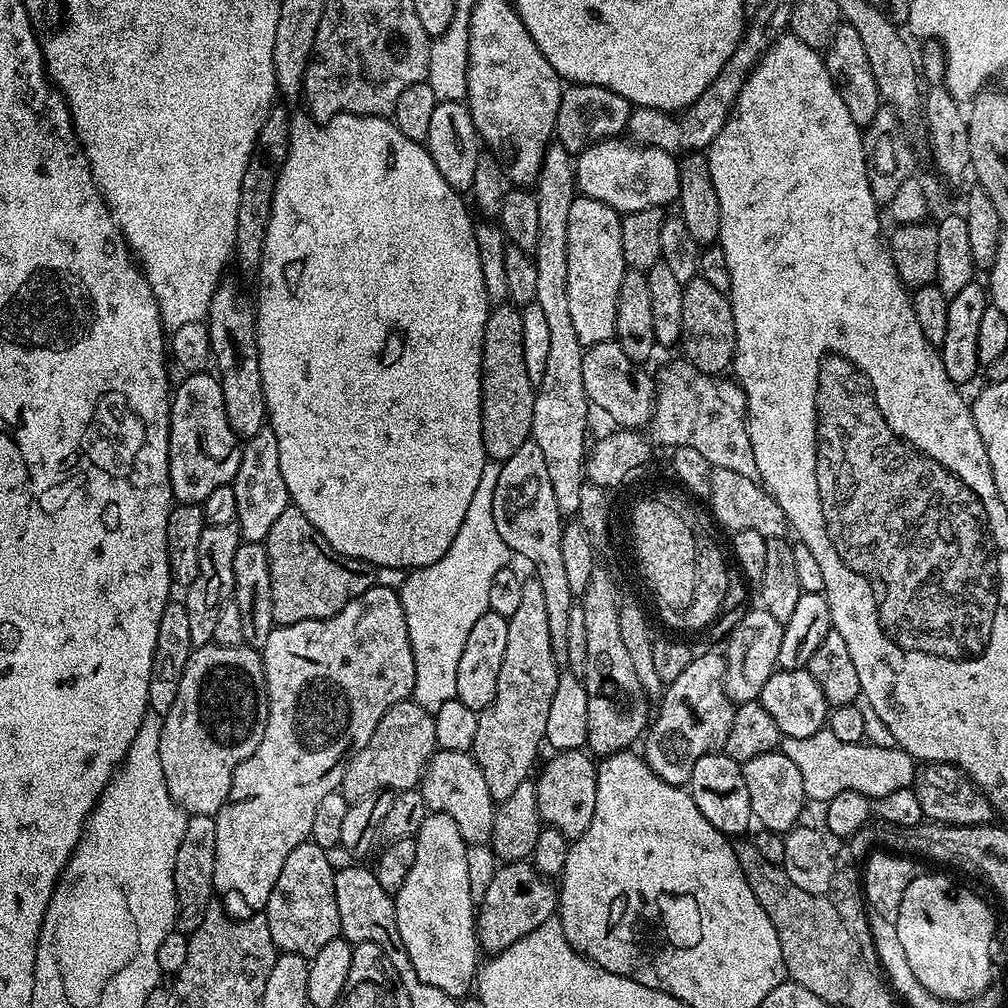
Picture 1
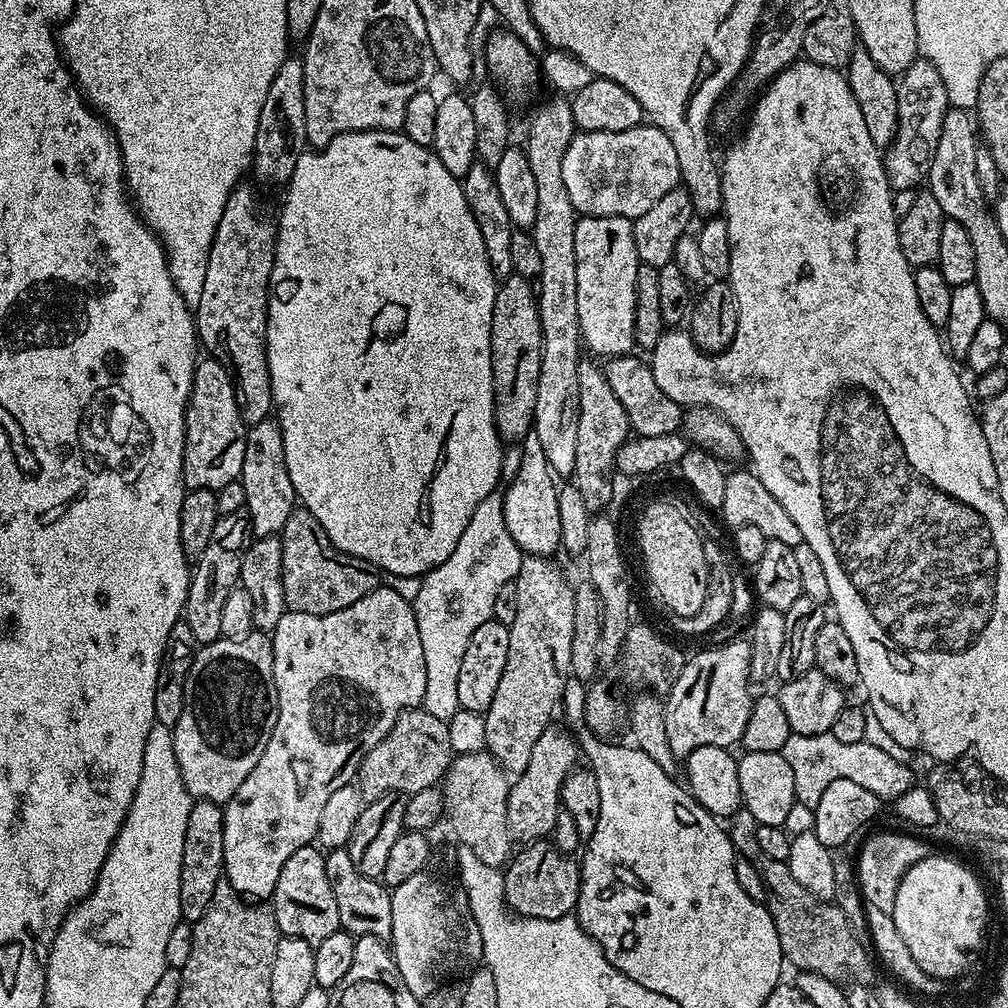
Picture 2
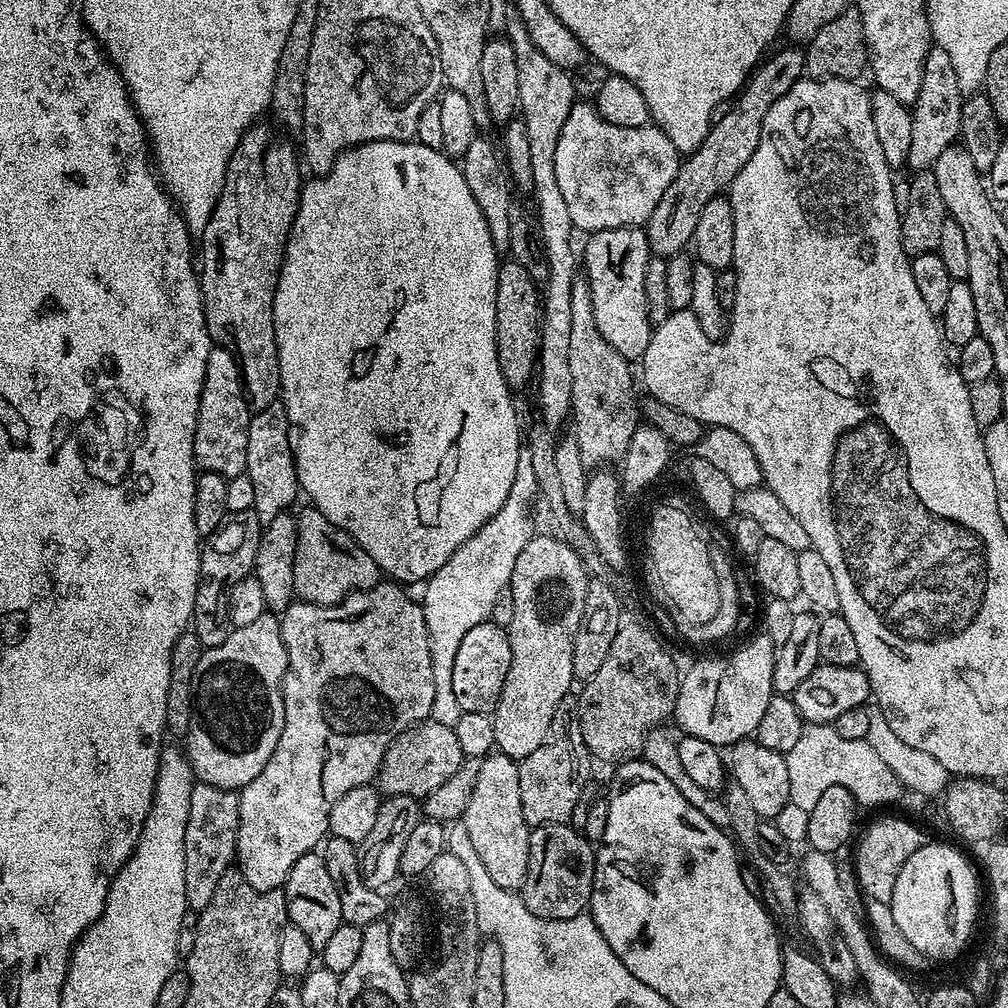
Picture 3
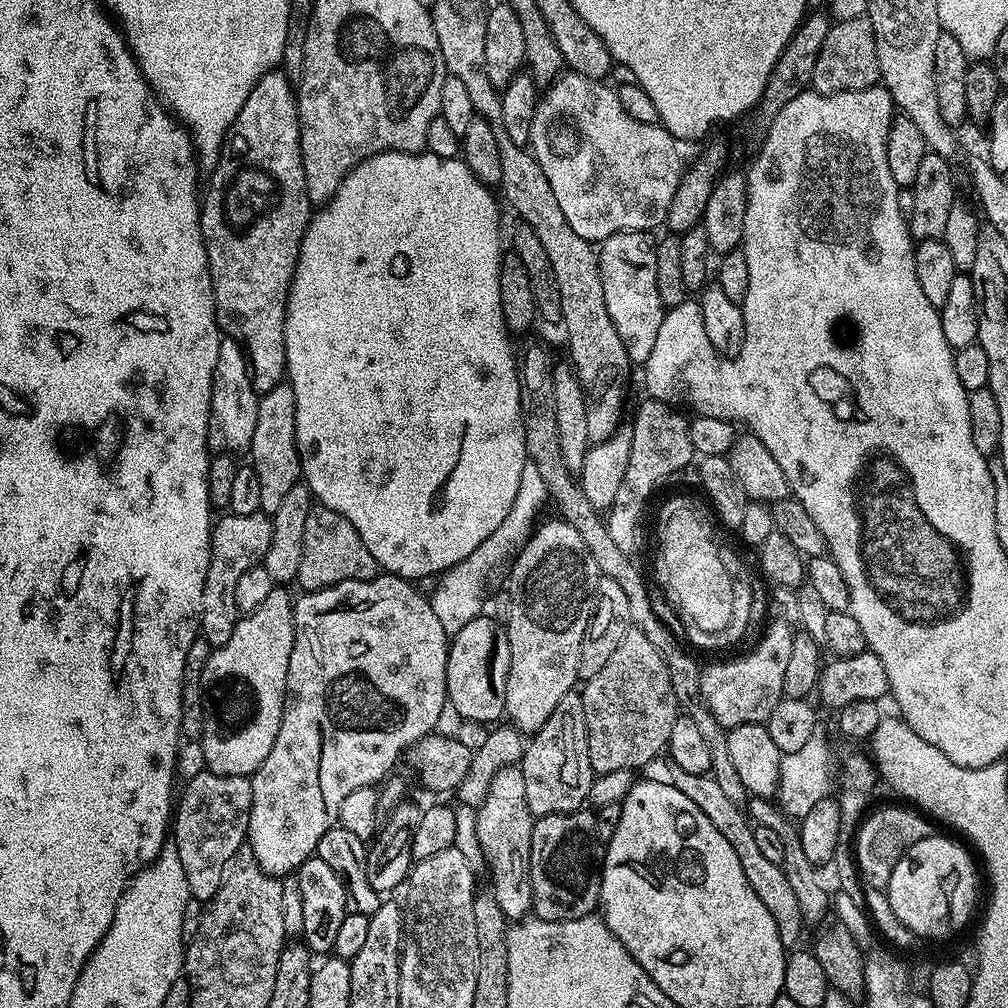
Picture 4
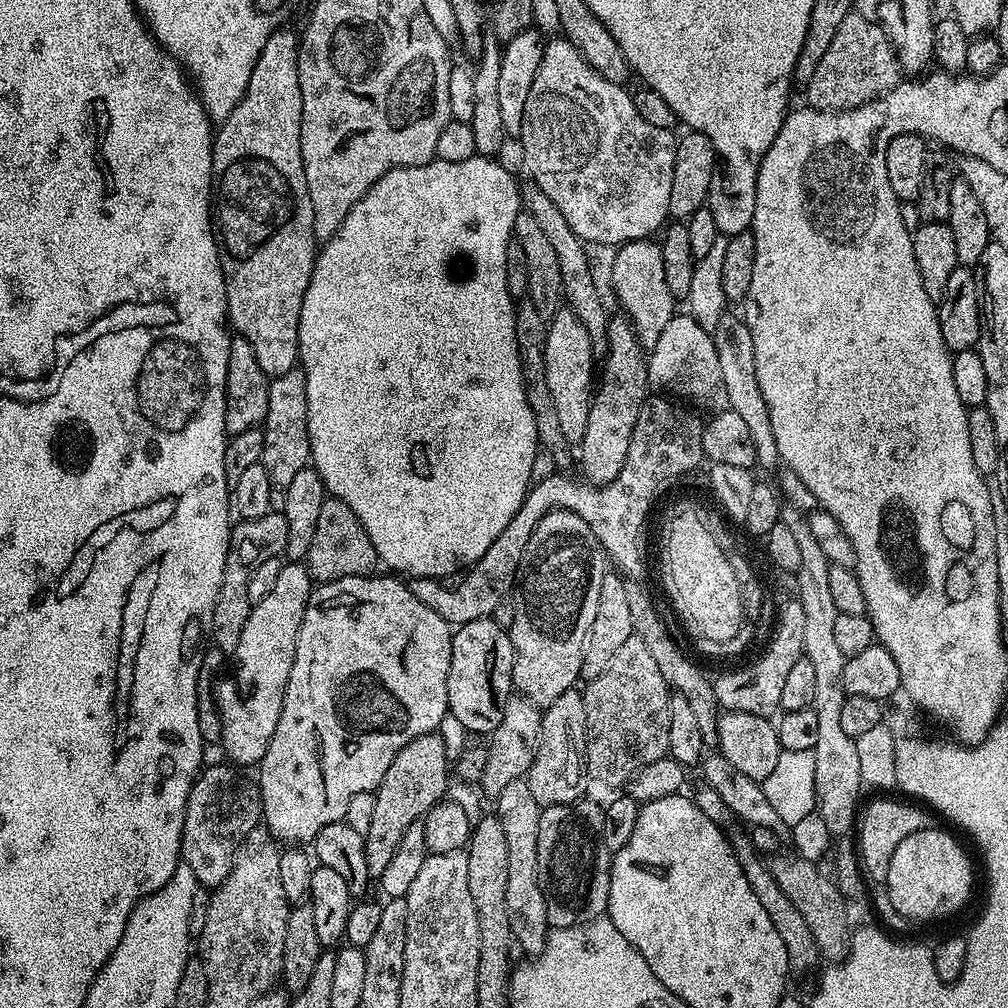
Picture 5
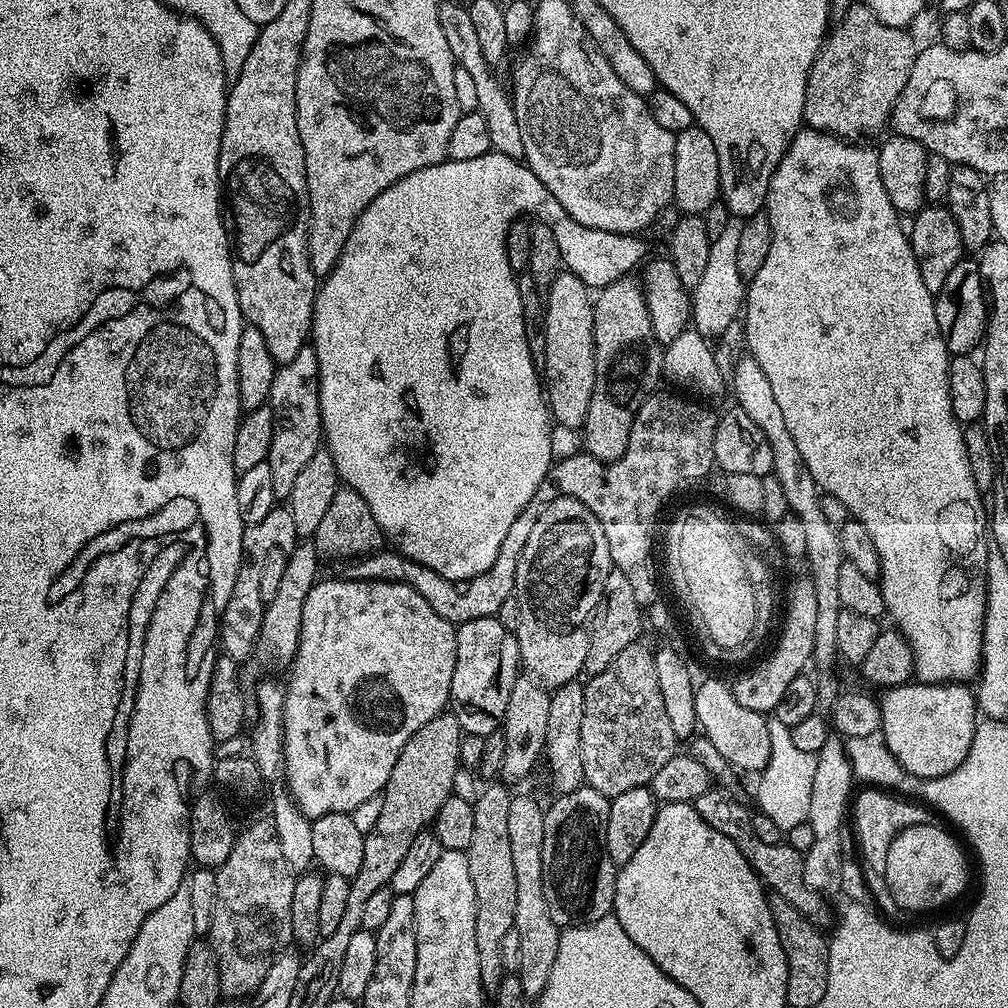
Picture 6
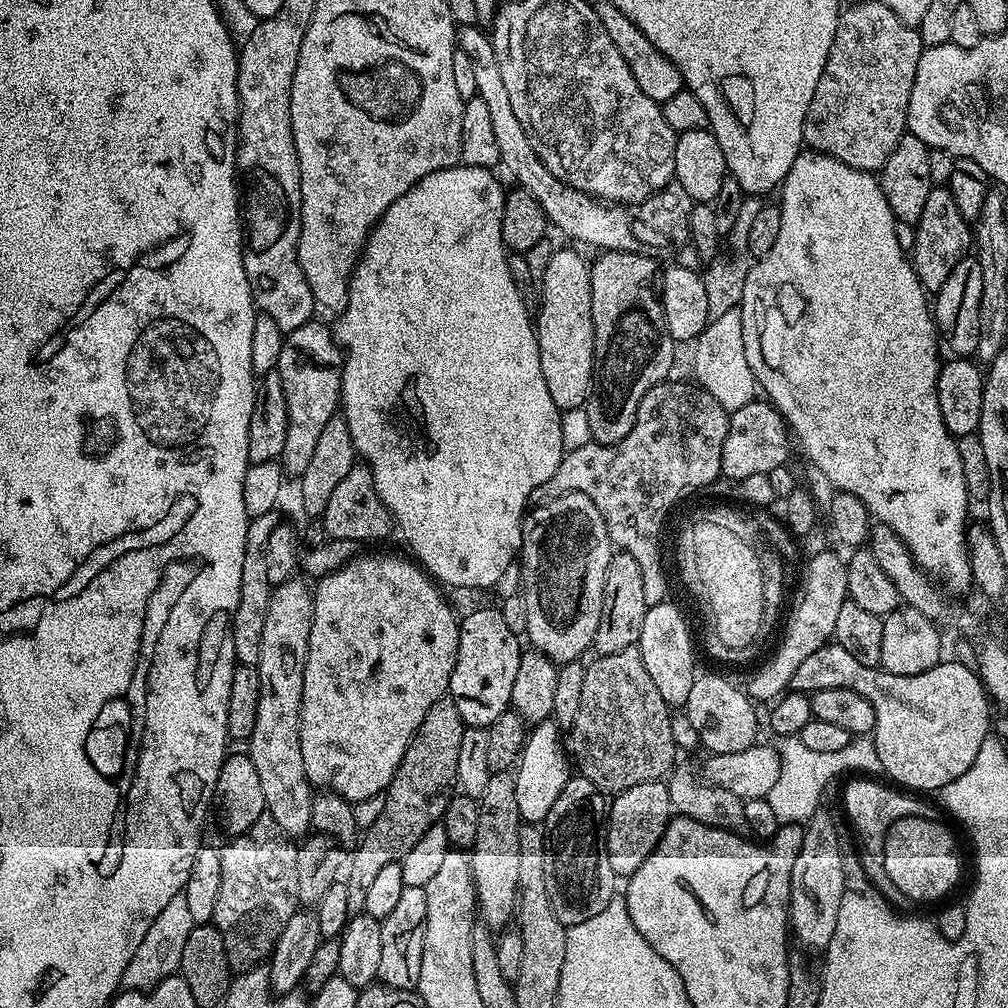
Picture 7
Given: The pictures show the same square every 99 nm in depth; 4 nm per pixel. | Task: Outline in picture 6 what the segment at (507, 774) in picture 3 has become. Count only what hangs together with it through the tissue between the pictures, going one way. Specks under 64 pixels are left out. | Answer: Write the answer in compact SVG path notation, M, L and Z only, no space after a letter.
M513 795L510 802L510 854L514 857L514 882L518 882L518 903L514 909L514 941L516 940L515 975L522 982L525 997L542 994L554 958L558 958L558 942L562 929L550 918L546 906L546 890L542 890L542 830L545 809L532 796Z

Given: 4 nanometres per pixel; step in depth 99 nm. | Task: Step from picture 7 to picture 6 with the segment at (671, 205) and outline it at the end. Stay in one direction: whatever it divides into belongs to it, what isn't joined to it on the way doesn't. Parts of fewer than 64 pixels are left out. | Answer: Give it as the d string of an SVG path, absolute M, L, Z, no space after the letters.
M441 3L440 21L442 32L446 34L446 42L450 45L452 57L459 67L470 70L470 78L474 78L474 86L478 93L478 111L486 118L486 124L490 129L490 140L495 151L506 154L510 158L520 160L524 155L524 143L522 142L522 130L518 126L516 107L512 104L509 89L495 76L493 65L486 62L486 54L482 54L482 45L478 42L478 33L470 22L470 14L467 7L461 4Z

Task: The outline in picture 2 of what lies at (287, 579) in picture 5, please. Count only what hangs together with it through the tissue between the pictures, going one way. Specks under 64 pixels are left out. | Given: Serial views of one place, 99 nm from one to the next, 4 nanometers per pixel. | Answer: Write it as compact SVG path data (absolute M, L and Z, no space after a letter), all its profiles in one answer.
M252 632L241 640L225 640L223 638L215 640L212 644L205 644L196 653L190 666L190 674L186 678L184 687L184 701L182 702L182 718L172 730L174 738L174 754L178 757L178 770L182 772L182 782L186 782L186 790L191 794L193 801L209 800L218 805L225 805L228 799L246 782L246 774L254 770L258 758L262 758L262 750L266 750L266 742L270 742L270 734L274 734L274 722L278 722L278 694L274 686L274 650L272 649L271 635L263 632Z

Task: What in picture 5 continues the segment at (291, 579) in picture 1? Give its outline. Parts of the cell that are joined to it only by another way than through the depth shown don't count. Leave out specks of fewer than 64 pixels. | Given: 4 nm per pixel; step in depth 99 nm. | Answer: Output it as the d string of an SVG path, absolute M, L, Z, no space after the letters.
M325 498L322 502L322 511L318 513L318 523L314 529L314 539L310 542L306 563L313 581L320 584L351 576L367 576L377 571L374 542L370 542L370 534L366 534L362 522L358 522L358 514L354 514L354 510L346 506L346 502L335 498Z

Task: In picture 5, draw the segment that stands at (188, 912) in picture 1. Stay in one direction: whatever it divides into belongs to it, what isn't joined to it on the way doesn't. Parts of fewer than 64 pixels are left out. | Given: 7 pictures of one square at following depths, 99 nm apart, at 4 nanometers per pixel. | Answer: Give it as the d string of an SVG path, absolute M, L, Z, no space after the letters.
M209 763L201 771L200 775L192 781L192 789L186 802L186 818L182 822L180 859L183 864L190 866L197 885L203 886L208 890L215 890L220 887L222 882L226 882L236 857L236 851L244 843L244 836L250 834L250 830L261 827L264 814L262 802L260 801L259 783L255 779L247 780L240 773L243 771L237 770L231 763L223 763L212 765Z

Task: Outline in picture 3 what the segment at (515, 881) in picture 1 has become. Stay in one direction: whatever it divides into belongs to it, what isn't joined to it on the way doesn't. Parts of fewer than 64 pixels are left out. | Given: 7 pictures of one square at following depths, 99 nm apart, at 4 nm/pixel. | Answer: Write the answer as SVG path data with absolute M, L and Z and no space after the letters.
M547 824L545 828L532 828L530 838L530 862L526 870L522 899L530 914L538 914L543 920L561 920L585 915L589 911L588 903L594 890L594 870L596 869L596 848L583 831L567 824Z

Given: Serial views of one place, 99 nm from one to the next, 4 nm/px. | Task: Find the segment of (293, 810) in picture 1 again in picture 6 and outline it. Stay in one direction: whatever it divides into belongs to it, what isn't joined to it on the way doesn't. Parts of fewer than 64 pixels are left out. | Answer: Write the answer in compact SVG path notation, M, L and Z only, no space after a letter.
M321 579L306 594L306 606L302 606L302 630L296 651L296 659L290 665L292 677L286 680L286 702L284 703L284 782L292 801L302 810L302 814L315 818L330 812L351 813L366 798L374 798L383 793L386 782L390 778L390 770L394 770L394 762L398 762L398 754L402 754L402 746L430 718L445 711L450 704L450 682L454 678L454 662L456 661L456 628L446 618L434 612L430 602L406 584L394 580L324 580Z

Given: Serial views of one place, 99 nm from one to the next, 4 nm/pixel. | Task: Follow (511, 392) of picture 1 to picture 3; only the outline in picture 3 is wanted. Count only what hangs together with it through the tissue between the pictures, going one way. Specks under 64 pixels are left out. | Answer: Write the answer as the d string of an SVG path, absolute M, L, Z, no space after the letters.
M511 258L505 259L500 265L498 270L498 290L496 291L496 345L498 346L498 364L502 366L502 374L504 375L504 381L508 384L509 388L513 390L519 390L524 388L528 384L528 379L533 379L534 373L538 368L538 357L540 355L540 321L542 319L542 292L538 287L538 283L534 278L526 272L525 267L520 266L518 262Z

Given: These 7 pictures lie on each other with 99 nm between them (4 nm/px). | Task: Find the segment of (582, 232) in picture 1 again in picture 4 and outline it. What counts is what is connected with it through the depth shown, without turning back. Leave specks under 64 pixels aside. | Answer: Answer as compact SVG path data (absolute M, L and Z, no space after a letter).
M619 232L603 240L598 248L606 309L626 348L626 354L636 366L643 366L646 358L650 358L650 350L654 350L654 341L658 339L658 330L662 327L666 311L656 289L657 241L652 238L652 232Z

